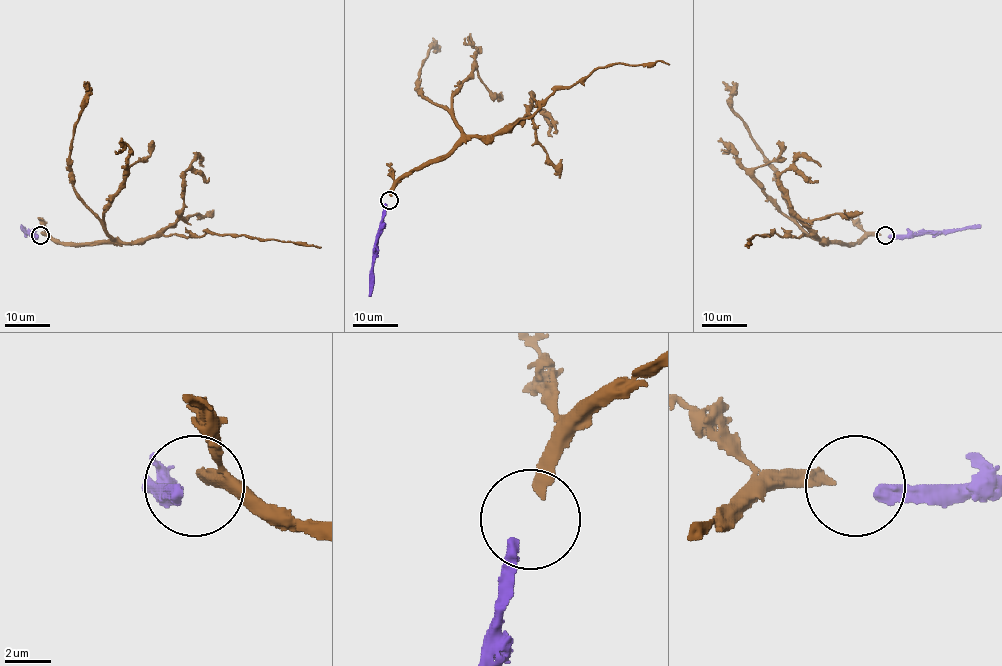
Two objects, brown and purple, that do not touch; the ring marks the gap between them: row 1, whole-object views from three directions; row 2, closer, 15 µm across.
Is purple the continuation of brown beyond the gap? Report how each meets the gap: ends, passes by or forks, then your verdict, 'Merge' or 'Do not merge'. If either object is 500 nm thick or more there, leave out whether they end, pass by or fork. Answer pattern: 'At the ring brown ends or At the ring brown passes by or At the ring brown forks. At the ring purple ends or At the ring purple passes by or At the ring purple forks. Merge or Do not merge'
Do not merge

